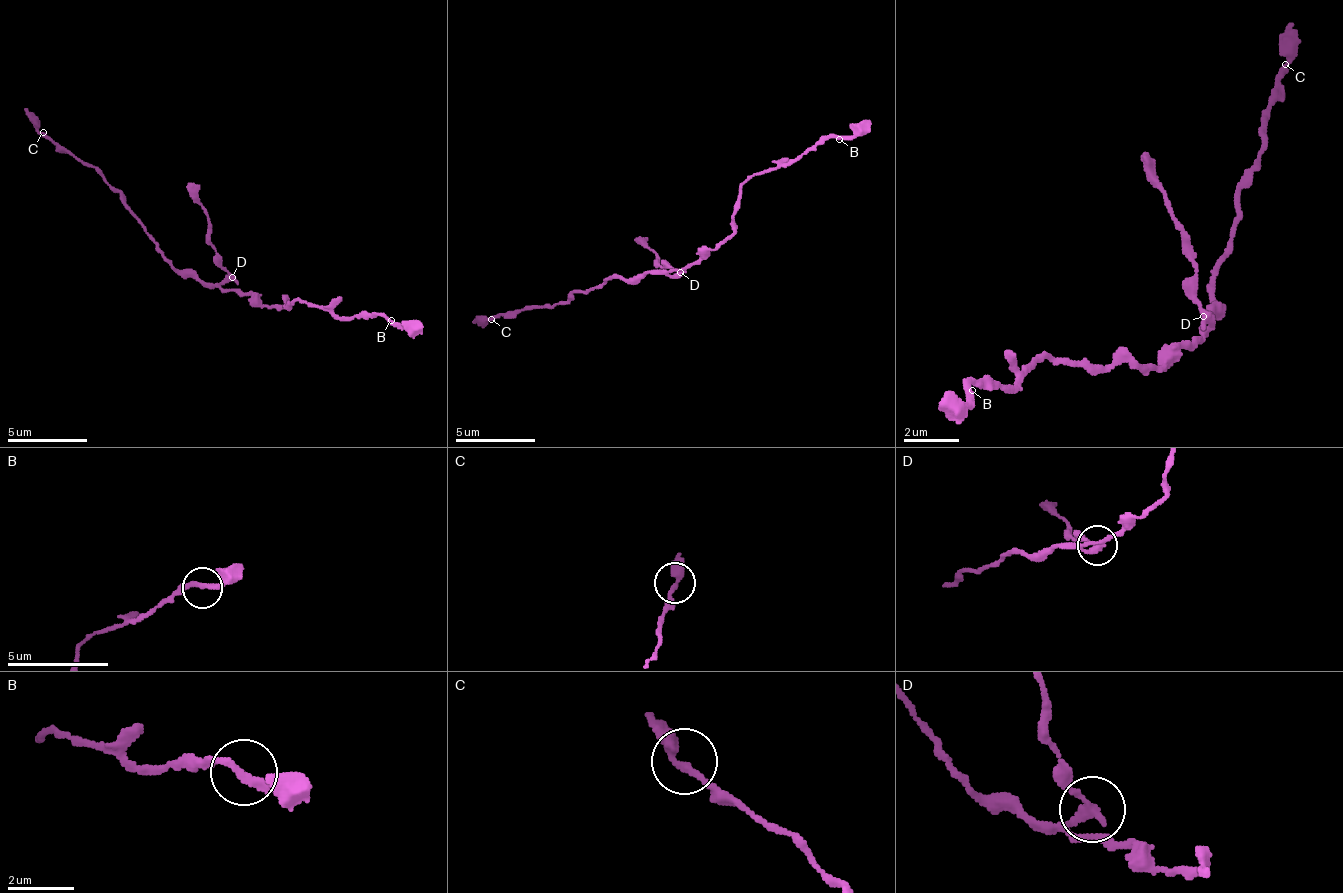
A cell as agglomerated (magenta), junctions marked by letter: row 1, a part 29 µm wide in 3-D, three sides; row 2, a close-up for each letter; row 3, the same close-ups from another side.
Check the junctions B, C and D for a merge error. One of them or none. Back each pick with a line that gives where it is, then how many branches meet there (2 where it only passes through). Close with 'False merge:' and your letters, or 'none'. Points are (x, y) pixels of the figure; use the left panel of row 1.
D: at (232, 277); 2 branches meet
False merge: D

